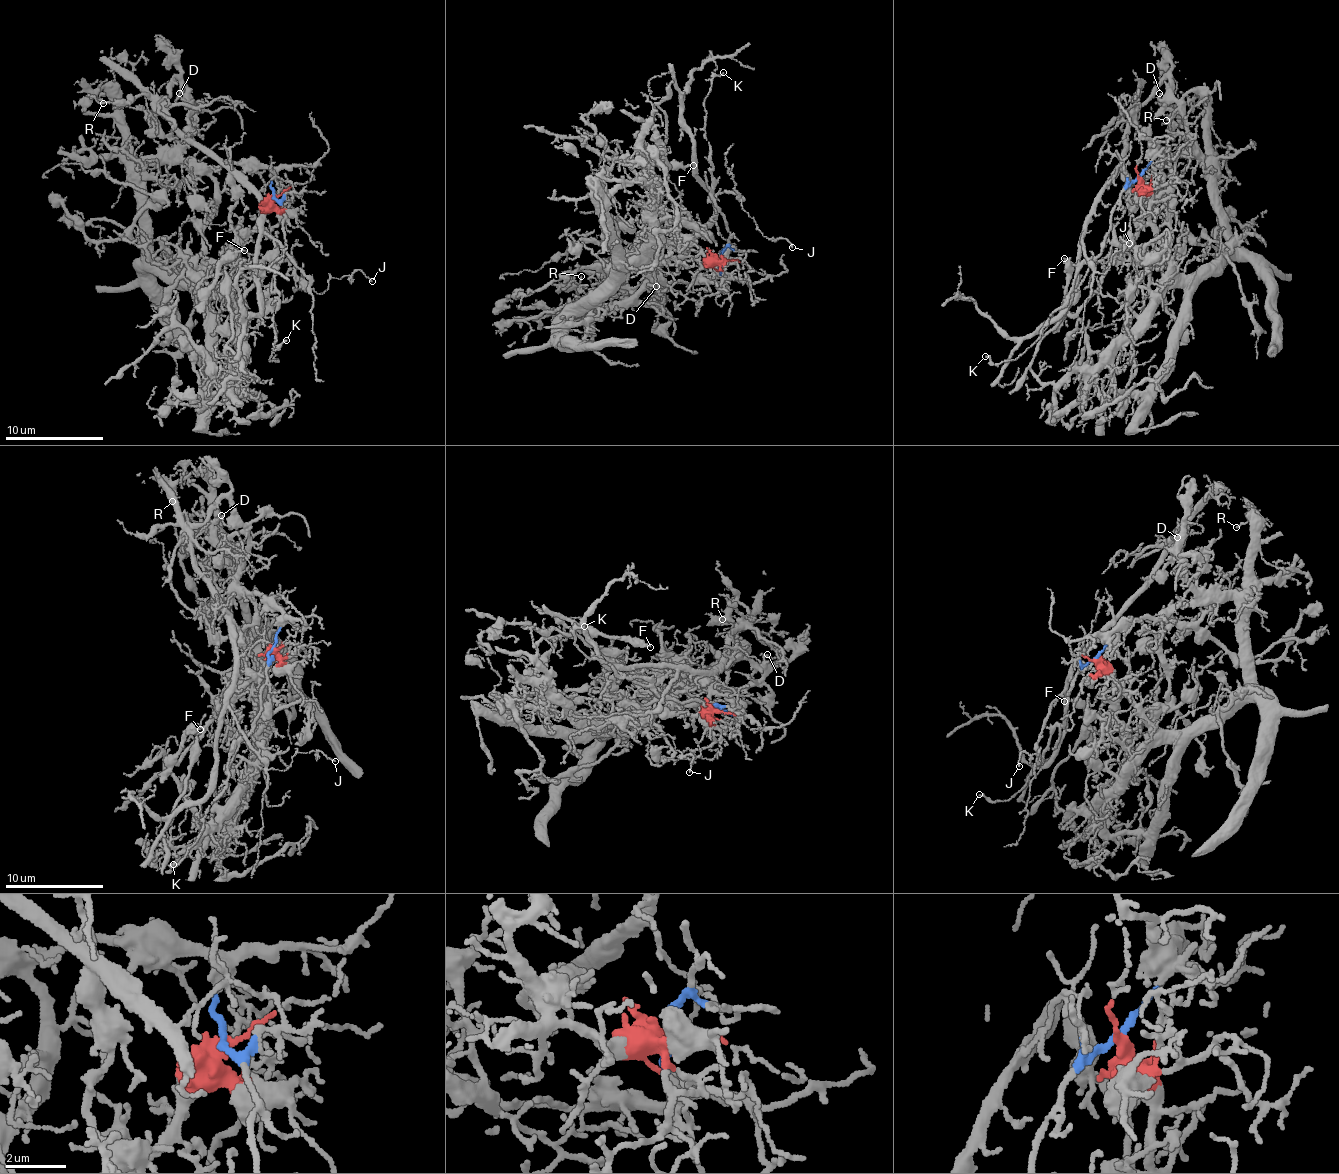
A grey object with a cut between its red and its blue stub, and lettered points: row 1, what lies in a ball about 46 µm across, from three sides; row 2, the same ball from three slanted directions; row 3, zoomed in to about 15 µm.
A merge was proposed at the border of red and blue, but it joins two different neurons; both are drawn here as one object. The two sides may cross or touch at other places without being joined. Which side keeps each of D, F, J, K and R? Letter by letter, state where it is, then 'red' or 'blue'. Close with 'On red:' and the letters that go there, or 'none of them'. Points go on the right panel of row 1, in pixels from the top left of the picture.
D: at (1159, 93); red
F: at (1064, 258); red
J: at (1129, 243); blue
K: at (985, 356); blue
R: at (1166, 120); red
On red: D, F, R

